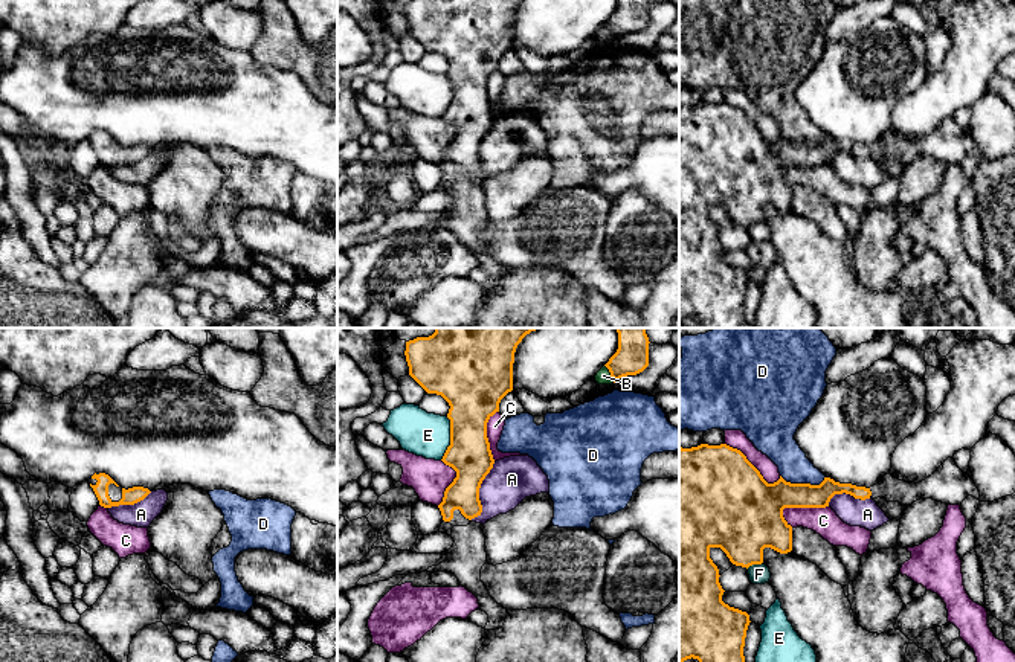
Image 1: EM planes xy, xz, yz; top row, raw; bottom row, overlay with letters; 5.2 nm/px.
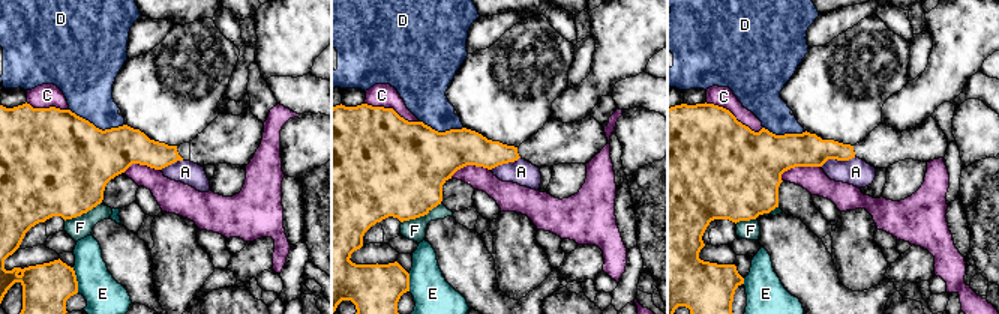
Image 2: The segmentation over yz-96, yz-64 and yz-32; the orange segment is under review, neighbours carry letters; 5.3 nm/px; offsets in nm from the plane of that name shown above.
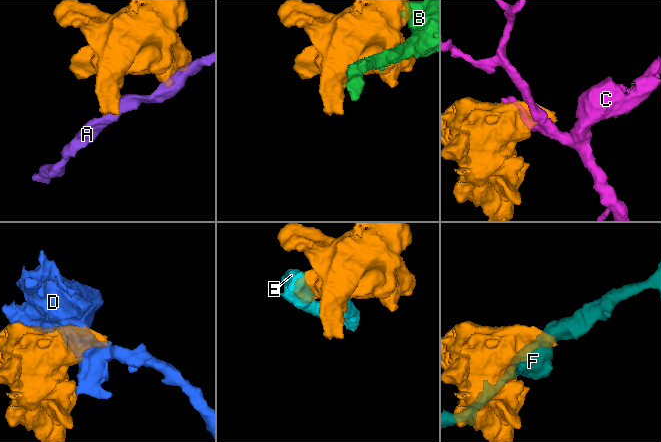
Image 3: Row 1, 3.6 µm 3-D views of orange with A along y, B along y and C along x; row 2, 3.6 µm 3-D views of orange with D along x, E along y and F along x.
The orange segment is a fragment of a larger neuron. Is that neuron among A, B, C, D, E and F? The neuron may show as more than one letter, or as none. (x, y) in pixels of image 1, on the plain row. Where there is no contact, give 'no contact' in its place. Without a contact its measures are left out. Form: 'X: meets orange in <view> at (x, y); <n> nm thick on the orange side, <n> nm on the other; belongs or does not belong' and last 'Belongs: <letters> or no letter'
A: meets orange in xz at (478, 151); 220 nm thick on the orange side, 240 nm on the other; does not belong
B: meets orange in xz at (611, 32); 180 nm thick on the orange side, 80 nm on the other; does not belong
C: meets orange in yz at (802, 165); 300 nm thick on the orange side, 140 nm on the other; does not belong
D: meets orange in yz at (803, 142); 240 nm thick on the orange side, 170 nm on the other; does not belong
E: meets orange in xz at (451, 96); 280 nm thick on the orange side, 240 nm on the other; does not belong
F: meets orange in yz at (754, 221); 400 nm thick on the orange side, 110 nm on the other; does not belong
Belongs: no letter

